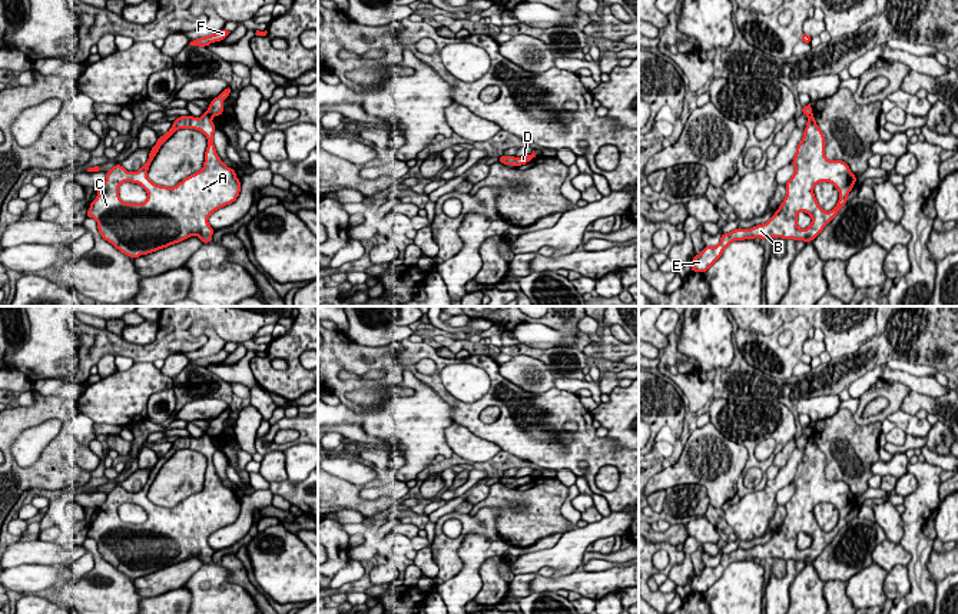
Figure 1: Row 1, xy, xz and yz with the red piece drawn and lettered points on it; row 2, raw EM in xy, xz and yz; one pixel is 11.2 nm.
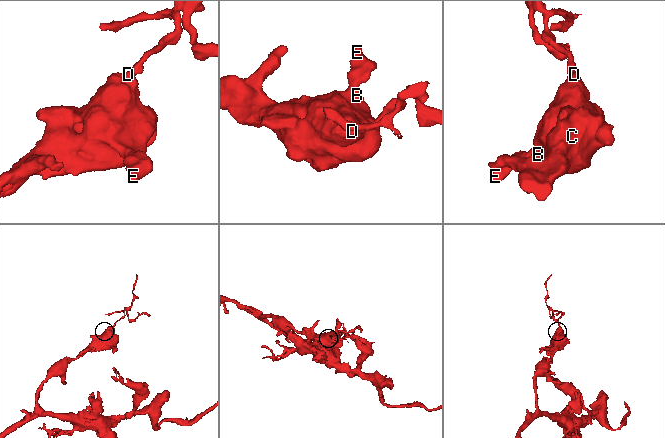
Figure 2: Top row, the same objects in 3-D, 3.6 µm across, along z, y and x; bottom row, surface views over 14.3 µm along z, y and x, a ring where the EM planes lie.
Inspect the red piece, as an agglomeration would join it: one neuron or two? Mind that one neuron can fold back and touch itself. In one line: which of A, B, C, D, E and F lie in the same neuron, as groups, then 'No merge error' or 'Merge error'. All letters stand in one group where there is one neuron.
Groups: A B C D E / F. Merge error

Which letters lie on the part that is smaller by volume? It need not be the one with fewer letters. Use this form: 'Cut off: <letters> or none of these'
Cut off: F

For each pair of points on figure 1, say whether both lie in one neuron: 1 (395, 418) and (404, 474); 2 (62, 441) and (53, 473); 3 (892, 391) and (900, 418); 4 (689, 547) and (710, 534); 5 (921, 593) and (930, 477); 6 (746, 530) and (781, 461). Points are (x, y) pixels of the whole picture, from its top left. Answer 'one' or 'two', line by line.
1: one
2: one
3: two
4: two
5: one
6: two

